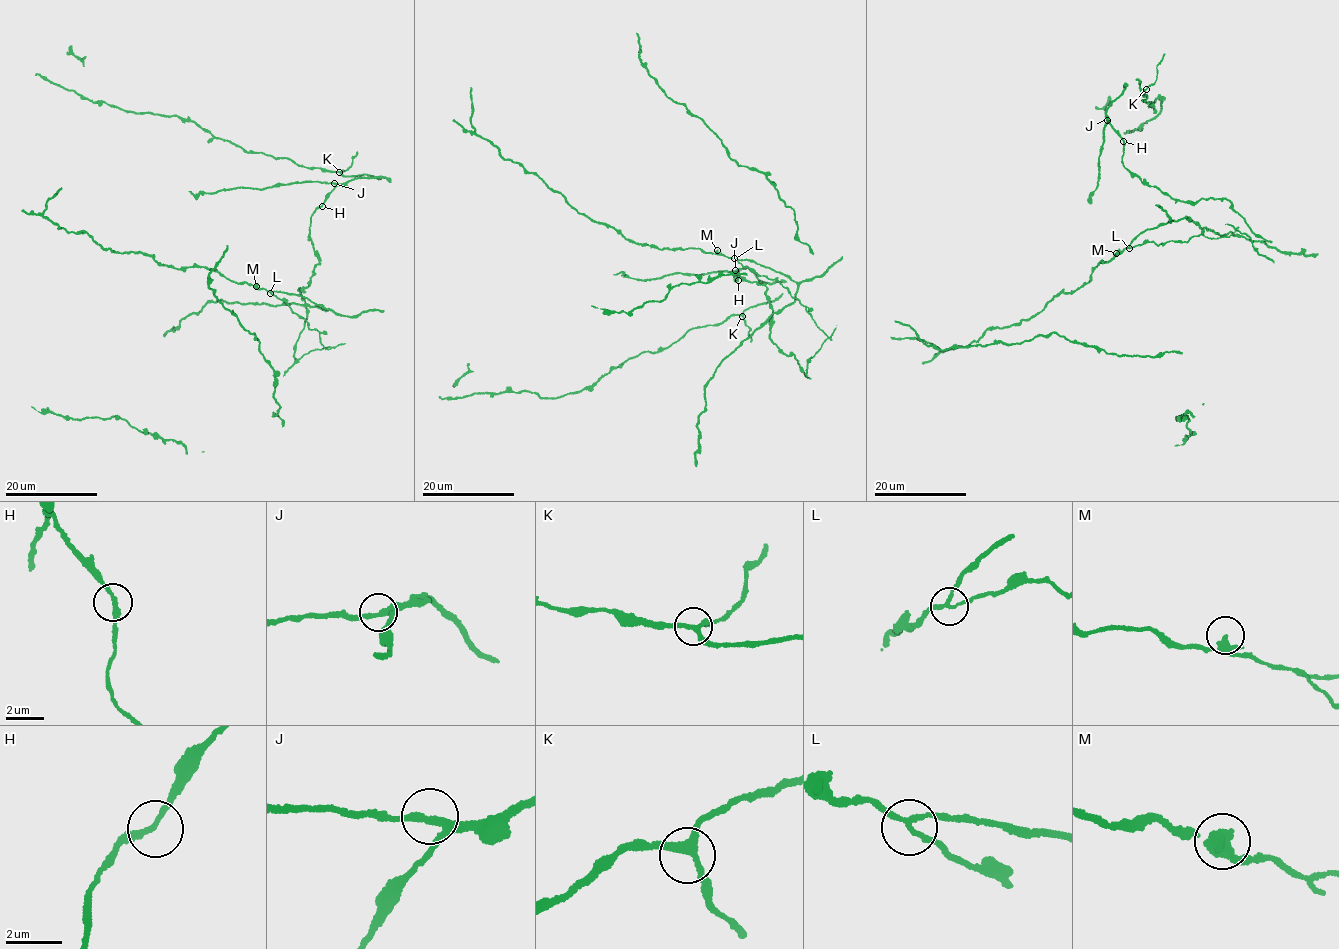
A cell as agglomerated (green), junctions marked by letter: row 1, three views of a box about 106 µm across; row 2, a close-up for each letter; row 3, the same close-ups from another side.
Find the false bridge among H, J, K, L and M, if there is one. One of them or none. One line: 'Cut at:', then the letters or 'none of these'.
Cut at: L

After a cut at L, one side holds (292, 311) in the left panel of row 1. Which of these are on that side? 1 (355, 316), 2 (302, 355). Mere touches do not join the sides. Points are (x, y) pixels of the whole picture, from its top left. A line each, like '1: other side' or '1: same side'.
1: other side
2: same side

